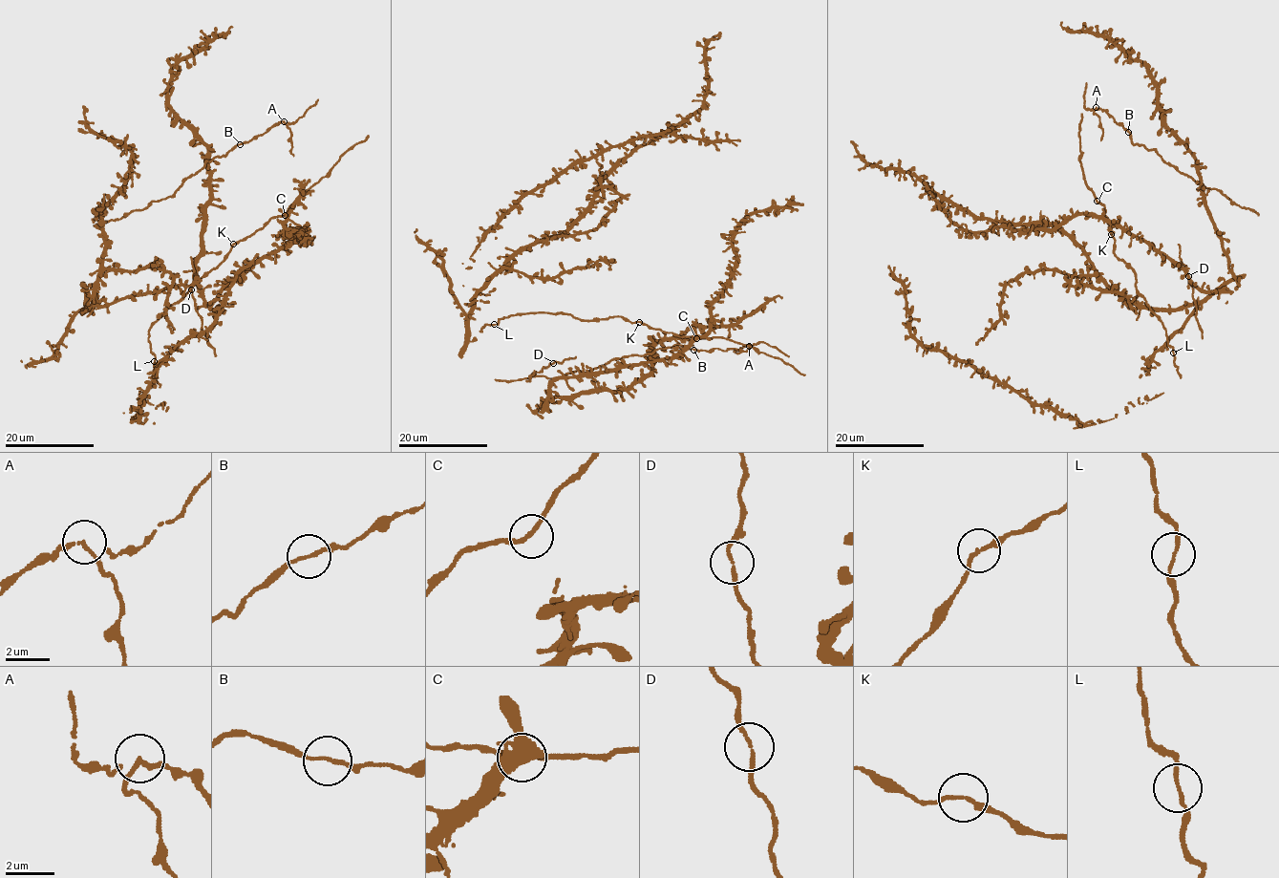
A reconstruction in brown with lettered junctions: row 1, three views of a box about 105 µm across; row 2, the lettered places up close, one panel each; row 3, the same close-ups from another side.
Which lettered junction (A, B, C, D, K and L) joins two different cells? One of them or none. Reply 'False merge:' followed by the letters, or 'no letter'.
False merge: A

